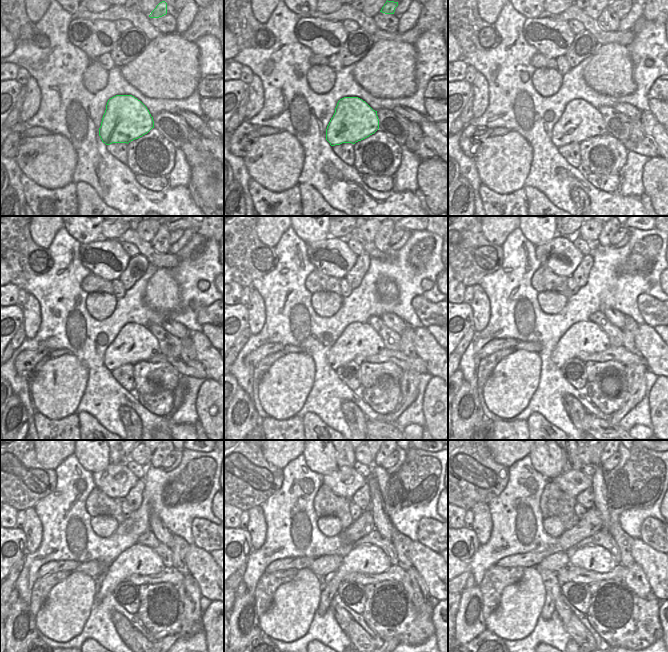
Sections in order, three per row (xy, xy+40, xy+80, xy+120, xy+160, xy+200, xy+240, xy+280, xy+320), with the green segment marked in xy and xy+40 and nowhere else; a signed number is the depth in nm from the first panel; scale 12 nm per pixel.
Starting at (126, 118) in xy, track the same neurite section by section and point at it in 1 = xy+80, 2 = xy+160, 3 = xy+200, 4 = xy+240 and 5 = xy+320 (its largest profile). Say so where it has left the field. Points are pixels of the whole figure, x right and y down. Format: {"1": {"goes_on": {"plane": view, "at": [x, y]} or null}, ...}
{"1": {"goes_on": {"plane": "xy+80", "at": [580, 121]}}, "2": {"goes_on": {"plane": "xy+160", "at": [359, 340]}}, "3": {"goes_on": {"plane": "xy+200", "at": [585, 336]}}, "4": {"goes_on": {"plane": "xy+240", "at": [139, 559]}}, "5": {"goes_on": {"plane": "xy+320", "at": [595, 558]}}}

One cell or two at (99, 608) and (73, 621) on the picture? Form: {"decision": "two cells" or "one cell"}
{"decision": "two cells"}

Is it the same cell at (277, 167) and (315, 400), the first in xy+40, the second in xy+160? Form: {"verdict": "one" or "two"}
{"verdict": "two"}

